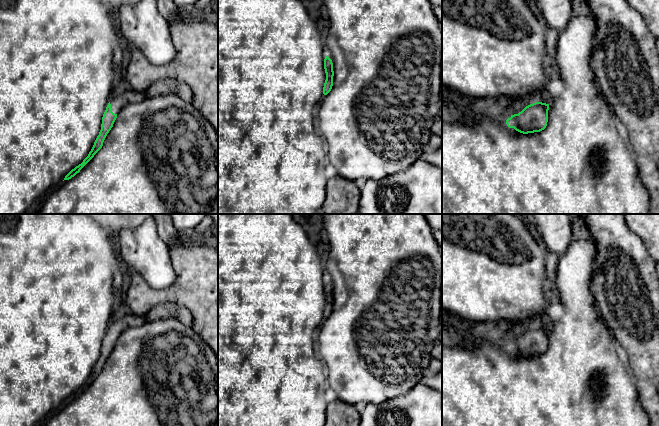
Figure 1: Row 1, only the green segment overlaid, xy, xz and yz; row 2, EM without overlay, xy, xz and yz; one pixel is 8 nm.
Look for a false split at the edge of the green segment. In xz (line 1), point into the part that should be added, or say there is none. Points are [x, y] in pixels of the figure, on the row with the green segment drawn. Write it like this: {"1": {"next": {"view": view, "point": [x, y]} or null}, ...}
{"1": {"next": null}}

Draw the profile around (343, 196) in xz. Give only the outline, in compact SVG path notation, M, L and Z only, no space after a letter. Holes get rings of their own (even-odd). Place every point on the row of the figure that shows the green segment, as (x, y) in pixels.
M339 175L327 179L326 197L322 206L324 214L356 214L361 190L355 181Z

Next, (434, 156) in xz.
M442 145L439 148L425 151L422 158L425 161L437 166L442 171Z

